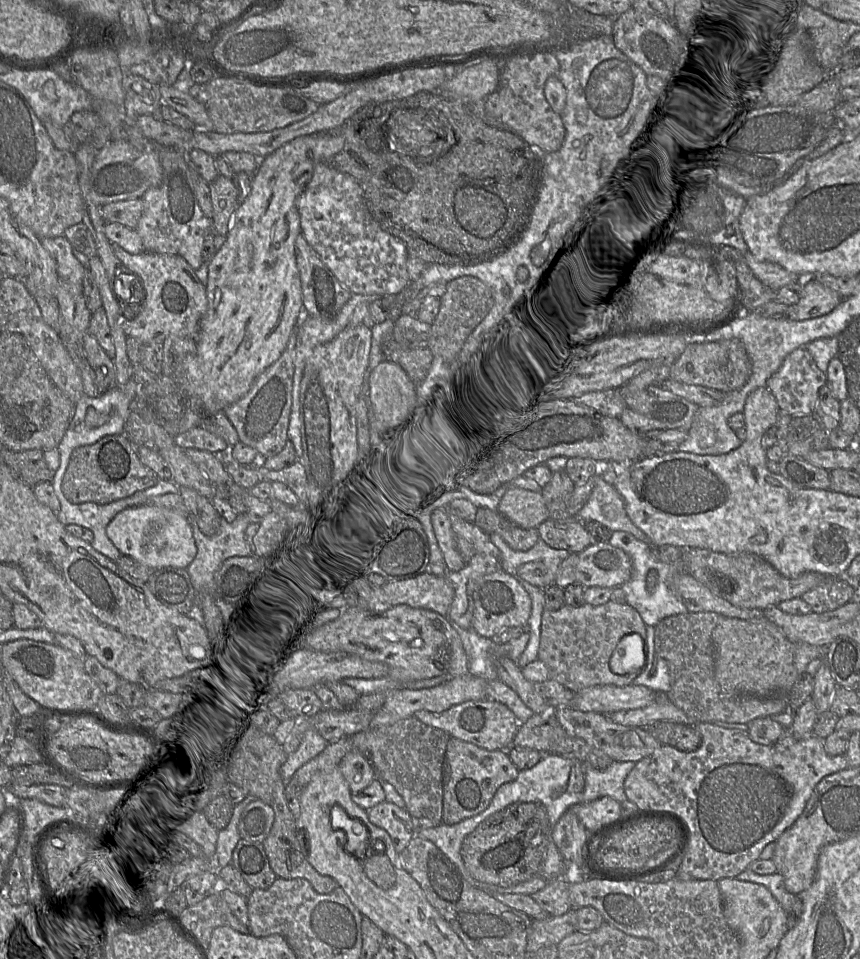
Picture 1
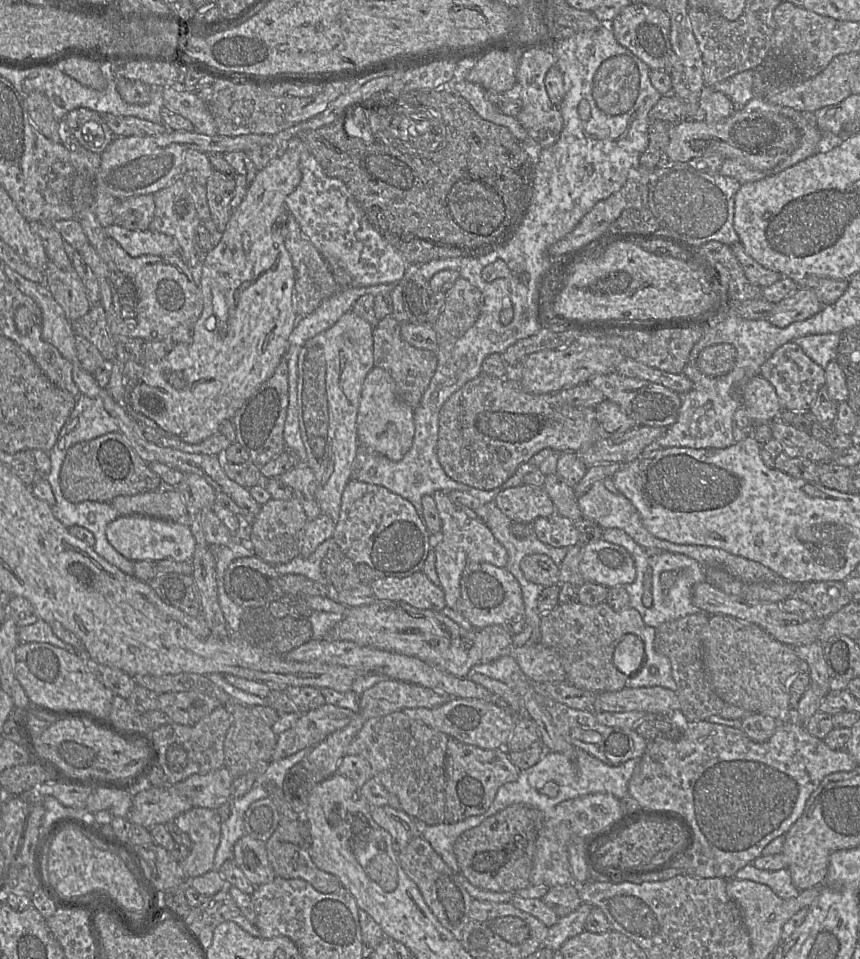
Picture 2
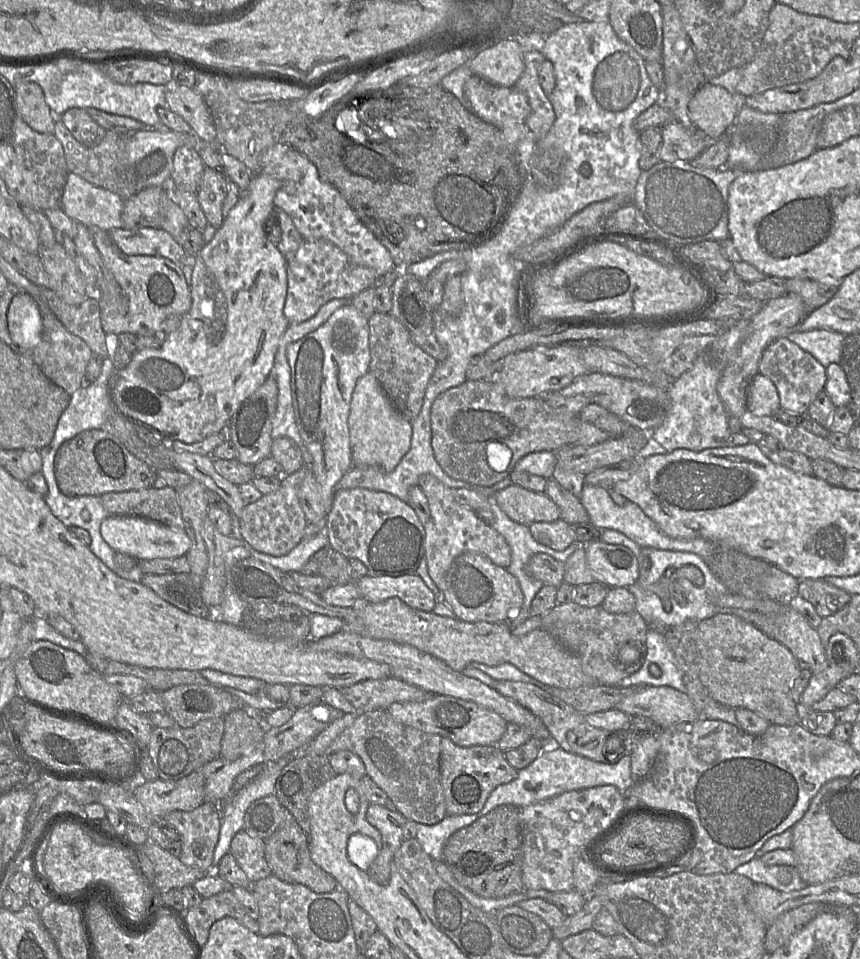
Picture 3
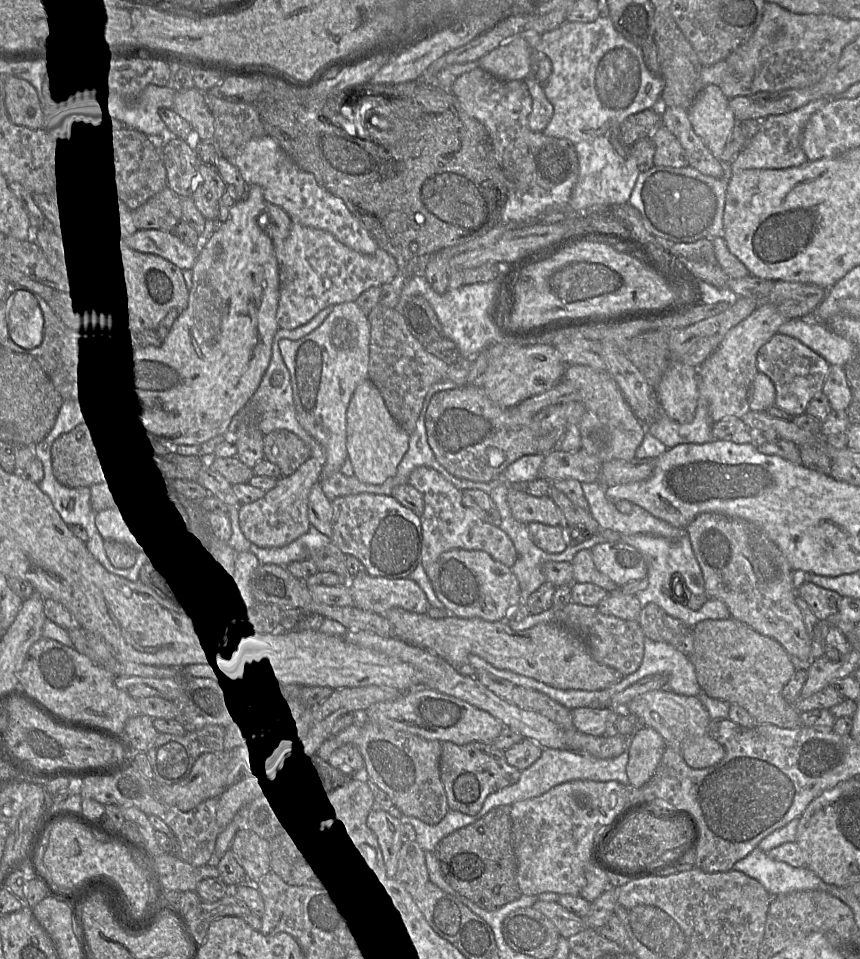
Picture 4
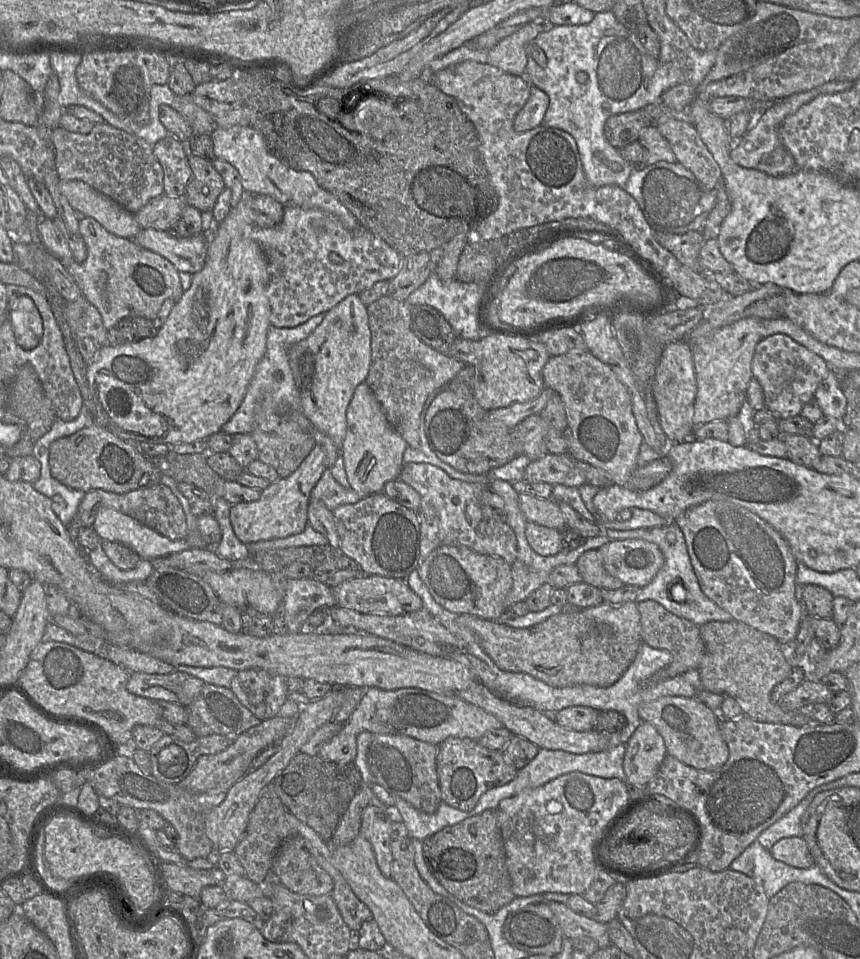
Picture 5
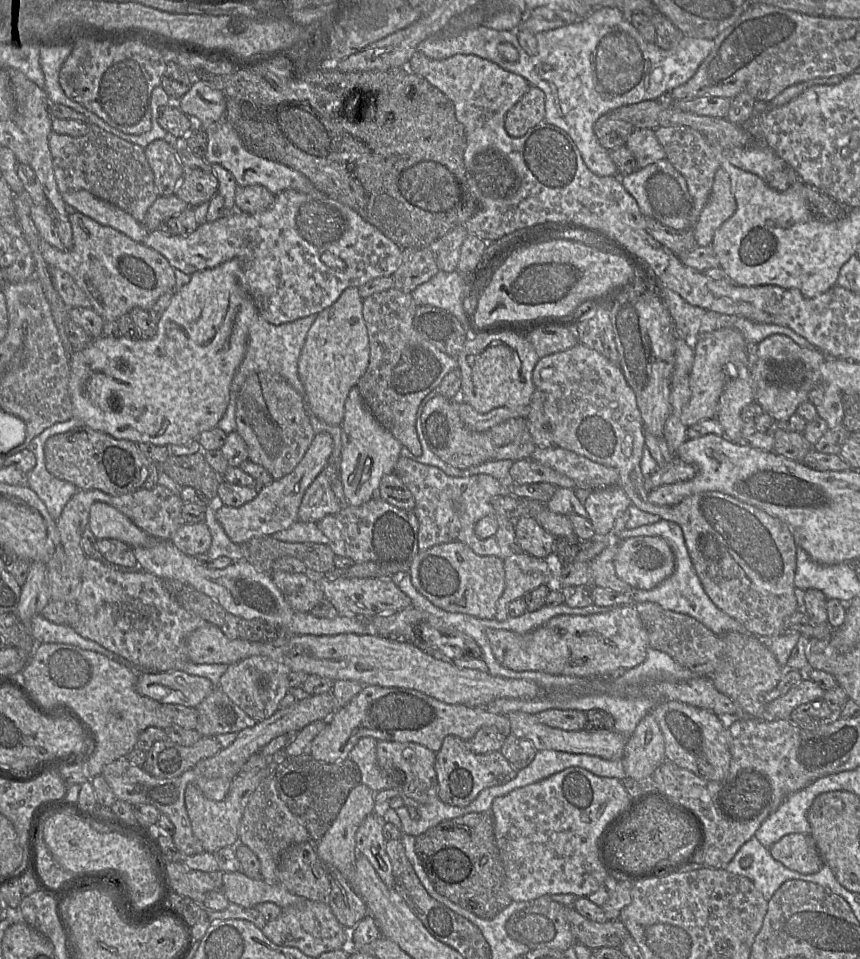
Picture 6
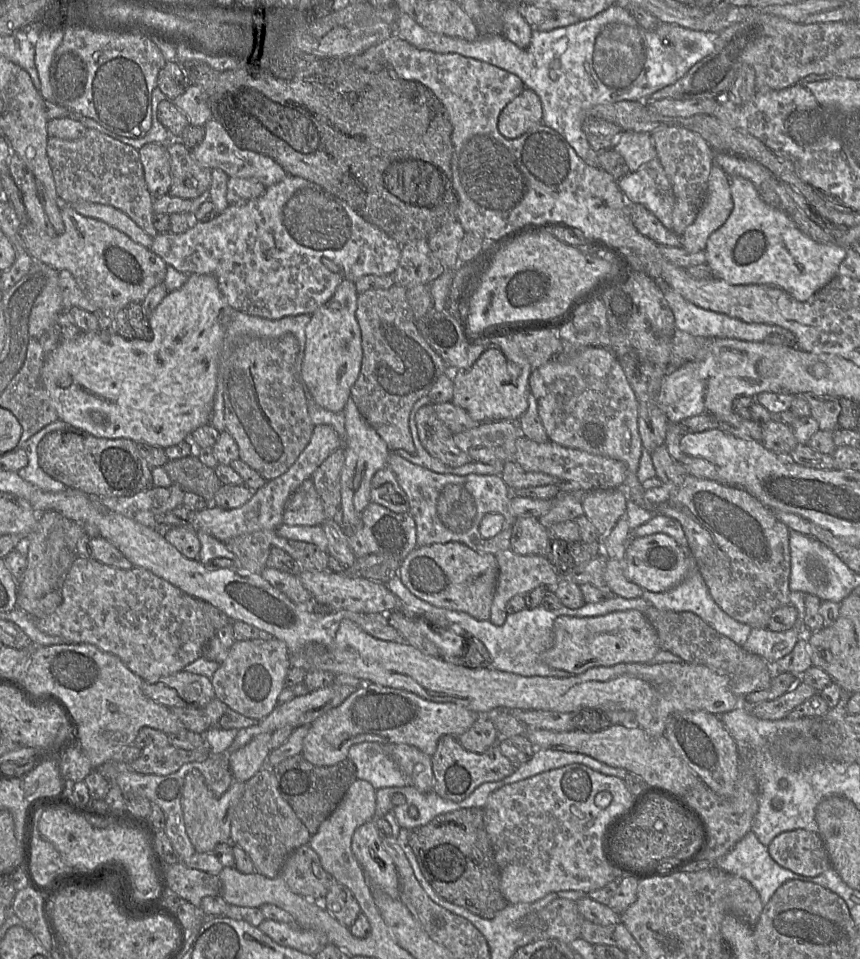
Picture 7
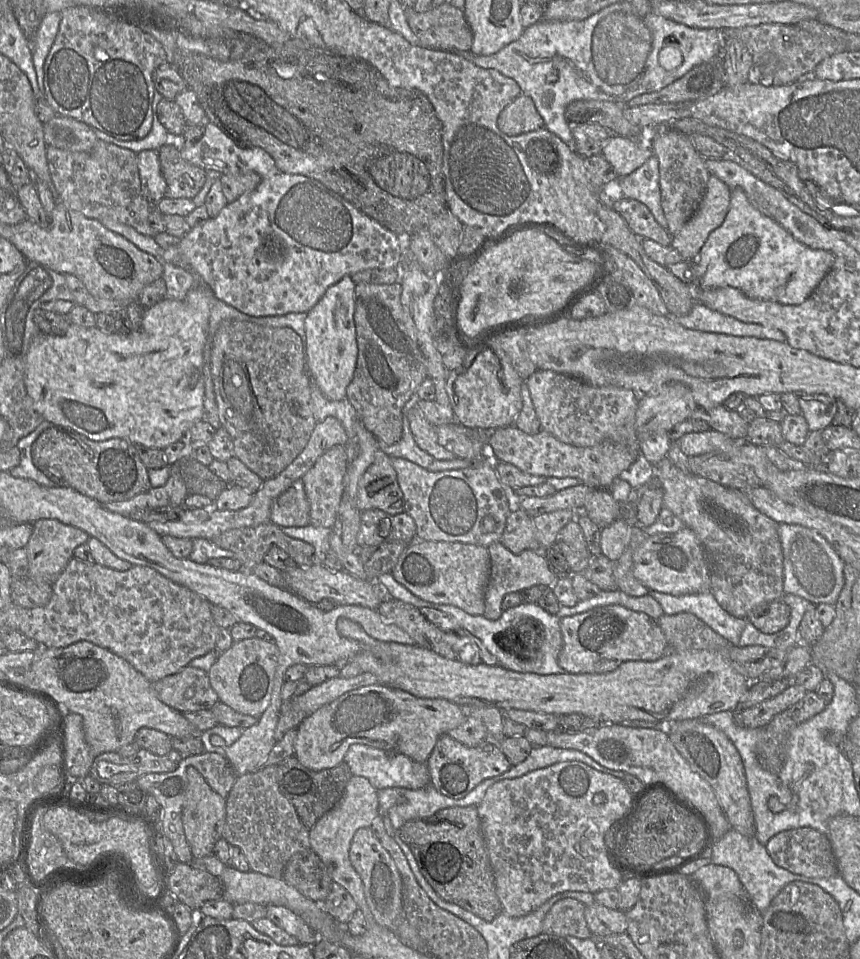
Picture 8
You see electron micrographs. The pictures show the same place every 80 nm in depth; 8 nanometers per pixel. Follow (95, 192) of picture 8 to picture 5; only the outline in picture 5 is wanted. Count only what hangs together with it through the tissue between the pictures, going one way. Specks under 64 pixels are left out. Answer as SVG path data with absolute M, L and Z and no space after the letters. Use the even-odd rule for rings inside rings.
M107 123L95 124L88 134L69 132L58 126L52 130L52 143L55 149L55 166L60 180L85 182L132 214L138 212L151 199L163 194L163 170L153 153L153 145L134 134Z

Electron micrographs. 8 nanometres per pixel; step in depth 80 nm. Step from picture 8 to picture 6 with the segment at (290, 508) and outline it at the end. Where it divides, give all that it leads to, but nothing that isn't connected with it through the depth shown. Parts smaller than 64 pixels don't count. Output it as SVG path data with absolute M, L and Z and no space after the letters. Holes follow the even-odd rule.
M323 469L304 493L298 510L298 521L316 523L326 515L336 515L341 508Z

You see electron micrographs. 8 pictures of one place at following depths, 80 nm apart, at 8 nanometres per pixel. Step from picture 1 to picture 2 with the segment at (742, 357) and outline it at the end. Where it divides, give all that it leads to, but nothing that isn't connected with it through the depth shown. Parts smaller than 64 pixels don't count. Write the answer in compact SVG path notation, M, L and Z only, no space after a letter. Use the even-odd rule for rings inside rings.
M714 344L698 355L696 366L705 375L721 376L732 370L735 359L736 349L732 344Z

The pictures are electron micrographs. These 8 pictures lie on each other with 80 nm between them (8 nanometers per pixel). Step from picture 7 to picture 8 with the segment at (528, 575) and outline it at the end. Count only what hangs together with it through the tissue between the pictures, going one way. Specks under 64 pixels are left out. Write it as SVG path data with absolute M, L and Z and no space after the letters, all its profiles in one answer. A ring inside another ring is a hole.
M494 542L486 548L491 560L491 570L485 591L485 610L482 616L488 620L500 618L503 612L502 601L507 594L521 592L536 585L545 585L551 589L558 579L550 570L548 562L541 551L527 549L519 554L514 554L499 542Z

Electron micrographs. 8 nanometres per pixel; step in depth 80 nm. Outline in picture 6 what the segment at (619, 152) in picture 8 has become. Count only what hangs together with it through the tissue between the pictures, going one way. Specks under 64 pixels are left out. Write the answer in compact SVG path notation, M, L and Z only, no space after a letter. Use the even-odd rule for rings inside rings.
M635 129L625 146L634 155L638 169L666 159L665 151L655 135L655 130L652 129Z

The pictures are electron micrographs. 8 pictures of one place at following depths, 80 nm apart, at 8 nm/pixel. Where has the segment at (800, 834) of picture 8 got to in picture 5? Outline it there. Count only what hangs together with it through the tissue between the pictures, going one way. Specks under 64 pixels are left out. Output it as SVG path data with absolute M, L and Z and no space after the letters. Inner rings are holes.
M803 837L780 839L769 852L776 860L795 868L809 869L815 865L815 861Z

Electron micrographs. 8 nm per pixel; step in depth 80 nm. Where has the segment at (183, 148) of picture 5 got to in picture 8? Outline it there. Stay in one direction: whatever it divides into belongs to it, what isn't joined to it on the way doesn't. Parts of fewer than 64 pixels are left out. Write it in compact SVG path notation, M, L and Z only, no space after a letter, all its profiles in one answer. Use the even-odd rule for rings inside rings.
M143 150L137 154L141 190L148 202L156 204L164 197L166 182L161 174L157 150Z

